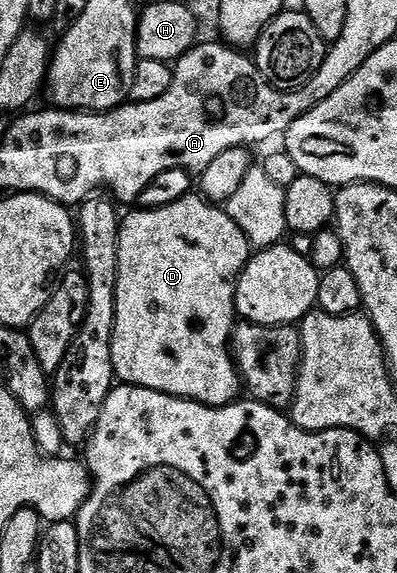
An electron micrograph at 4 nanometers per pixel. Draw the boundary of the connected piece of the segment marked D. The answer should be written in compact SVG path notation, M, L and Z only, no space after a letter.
M200 195L197 196L185 196L182 200L175 201L174 204L165 204L162 208L149 208L146 212L133 212L129 217L126 215L124 219L122 219L121 233L119 234L119 282L117 283L117 301L115 302L115 326L113 327L113 337L111 338L111 362L113 363L113 375L122 384L134 384L140 388L150 388L151 390L165 392L168 396L182 396L185 400L198 400L199 403L206 404L212 408L222 408L225 404L234 403L243 392L241 376L237 372L236 362L233 361L231 341L233 339L233 329L239 320L237 314L237 280L241 276L241 272L245 269L245 264L250 258L251 249L247 238L243 234L243 230L239 230L239 226L235 226L235 222L229 217L228 211L226 211L224 207L214 204L202 198Z

